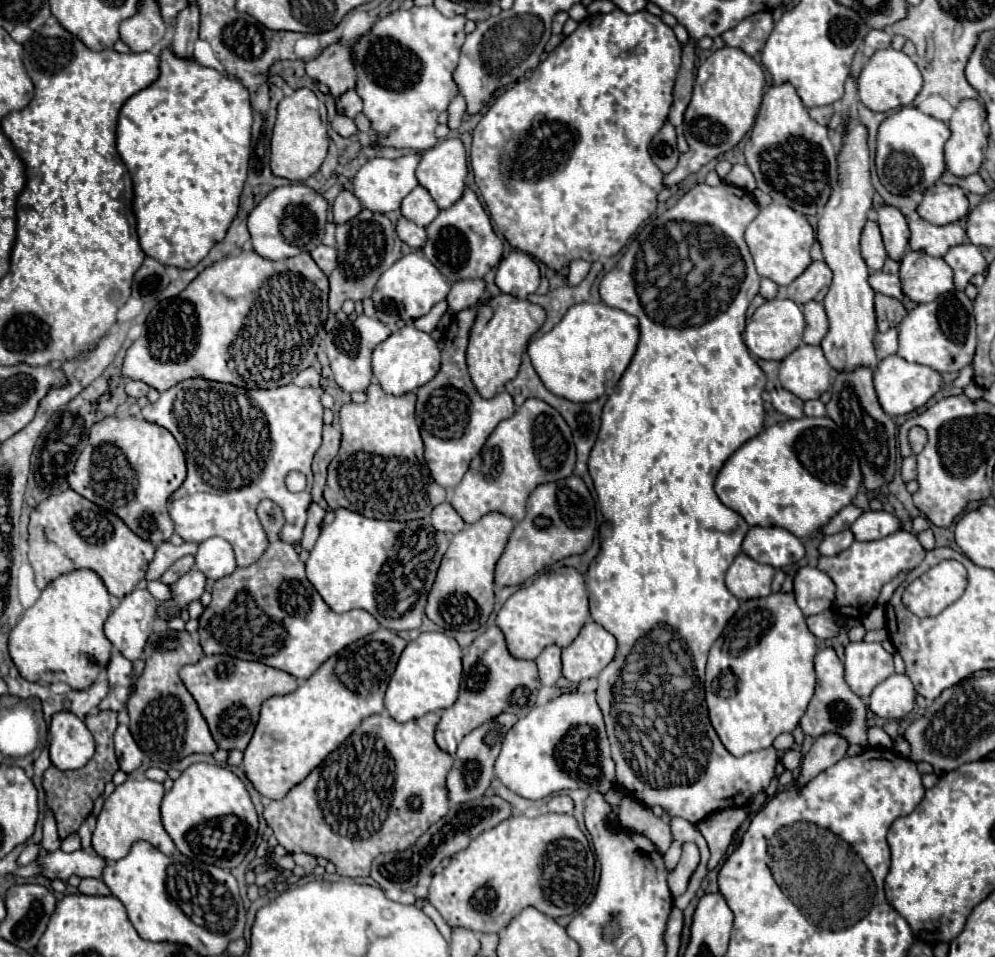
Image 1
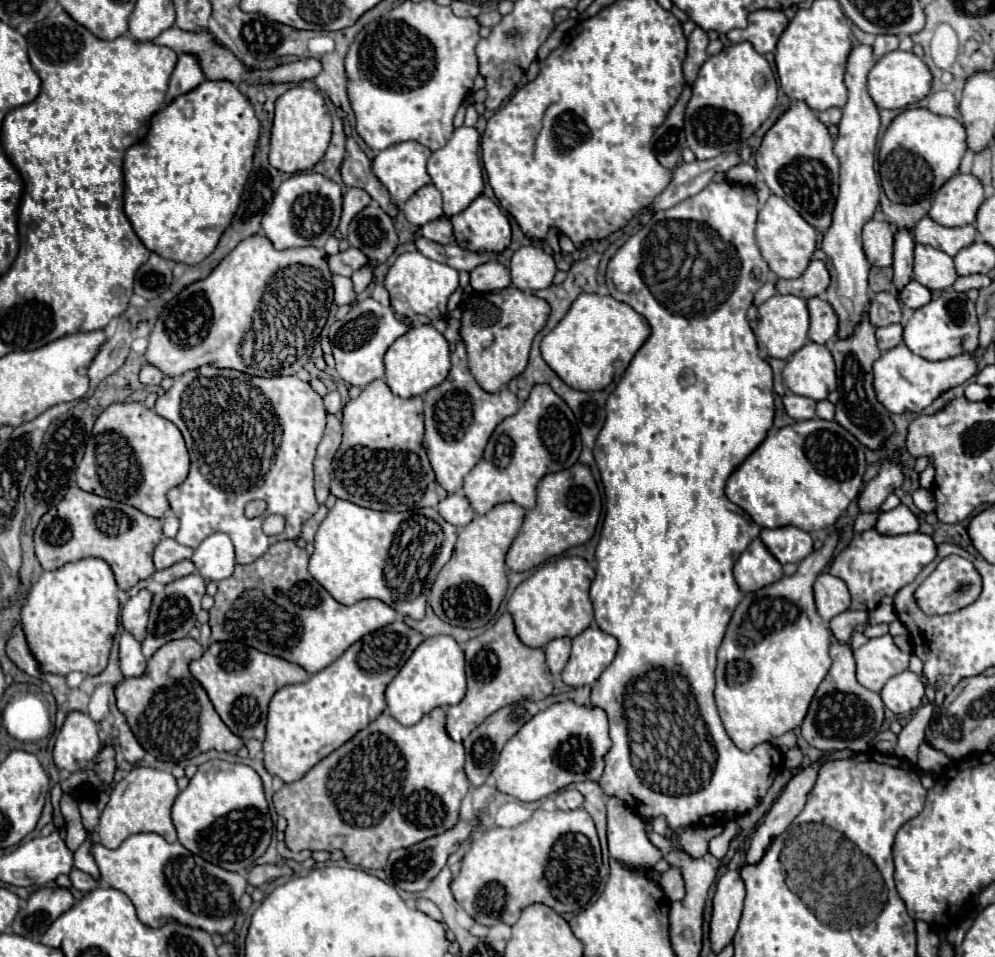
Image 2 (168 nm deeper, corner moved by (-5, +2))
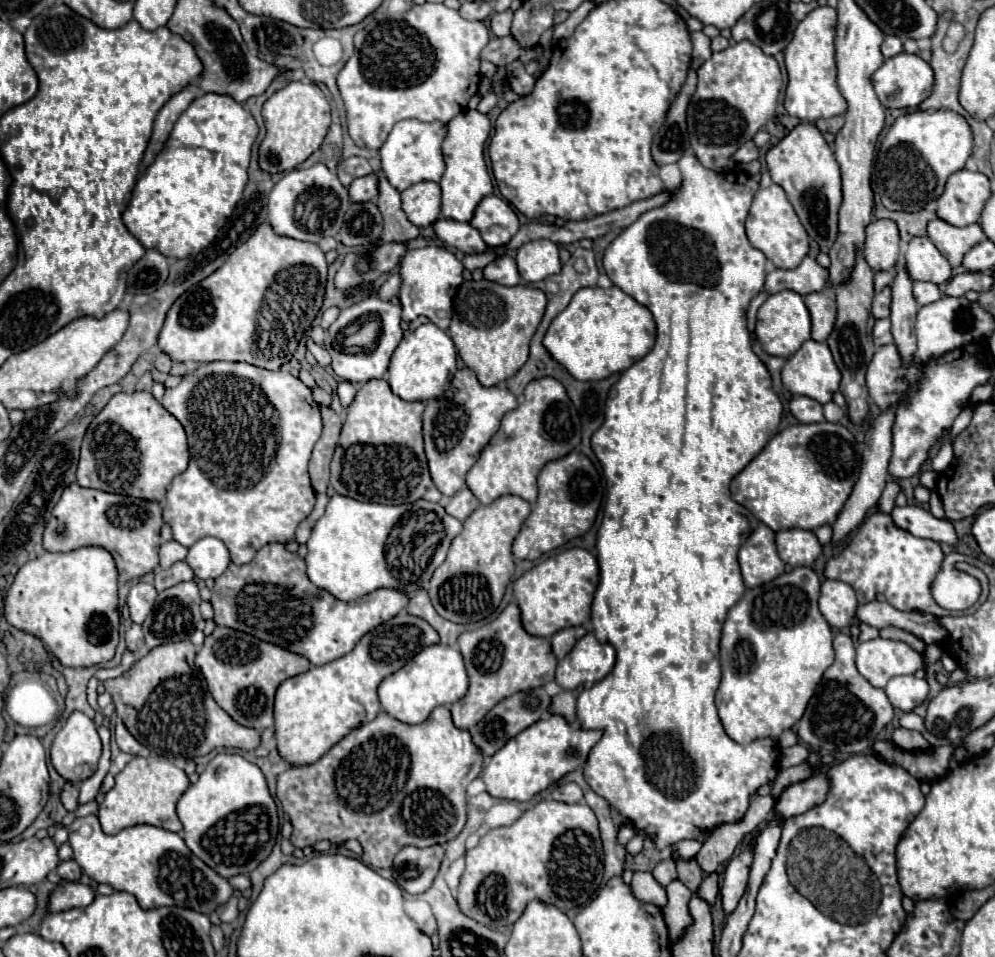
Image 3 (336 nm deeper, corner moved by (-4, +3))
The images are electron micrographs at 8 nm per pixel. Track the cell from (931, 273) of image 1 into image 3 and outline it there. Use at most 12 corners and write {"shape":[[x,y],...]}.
{"shape":[[927,236],[913,238],[905,252],[913,280],[941,284],[949,262]]}

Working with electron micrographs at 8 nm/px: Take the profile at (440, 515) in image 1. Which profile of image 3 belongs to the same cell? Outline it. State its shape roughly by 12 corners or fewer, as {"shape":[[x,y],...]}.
{"shape":[[469,488],[443,502],[445,512],[465,520],[477,506]]}

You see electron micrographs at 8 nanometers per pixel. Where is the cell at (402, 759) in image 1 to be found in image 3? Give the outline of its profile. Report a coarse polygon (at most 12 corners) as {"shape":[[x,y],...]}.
{"shape":[[447,706],[277,776],[291,844],[391,868],[453,840],[483,768]]}

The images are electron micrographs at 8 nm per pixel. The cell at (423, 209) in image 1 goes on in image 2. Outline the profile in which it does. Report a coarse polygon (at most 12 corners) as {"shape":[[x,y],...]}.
{"shape":[[430,183],[402,207],[408,223],[422,227],[444,215],[442,195]]}

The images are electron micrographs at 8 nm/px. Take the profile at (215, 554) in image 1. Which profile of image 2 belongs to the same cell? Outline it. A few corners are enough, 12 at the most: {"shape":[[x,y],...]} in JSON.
{"shape":[[226,533],[206,537],[192,563],[206,581],[234,571]]}

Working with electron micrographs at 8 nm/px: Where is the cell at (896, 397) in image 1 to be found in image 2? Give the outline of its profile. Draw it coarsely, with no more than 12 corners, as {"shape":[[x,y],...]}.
{"shape":[[904,343],[874,361],[874,391],[890,413],[920,413],[972,379],[966,351],[928,361]]}

